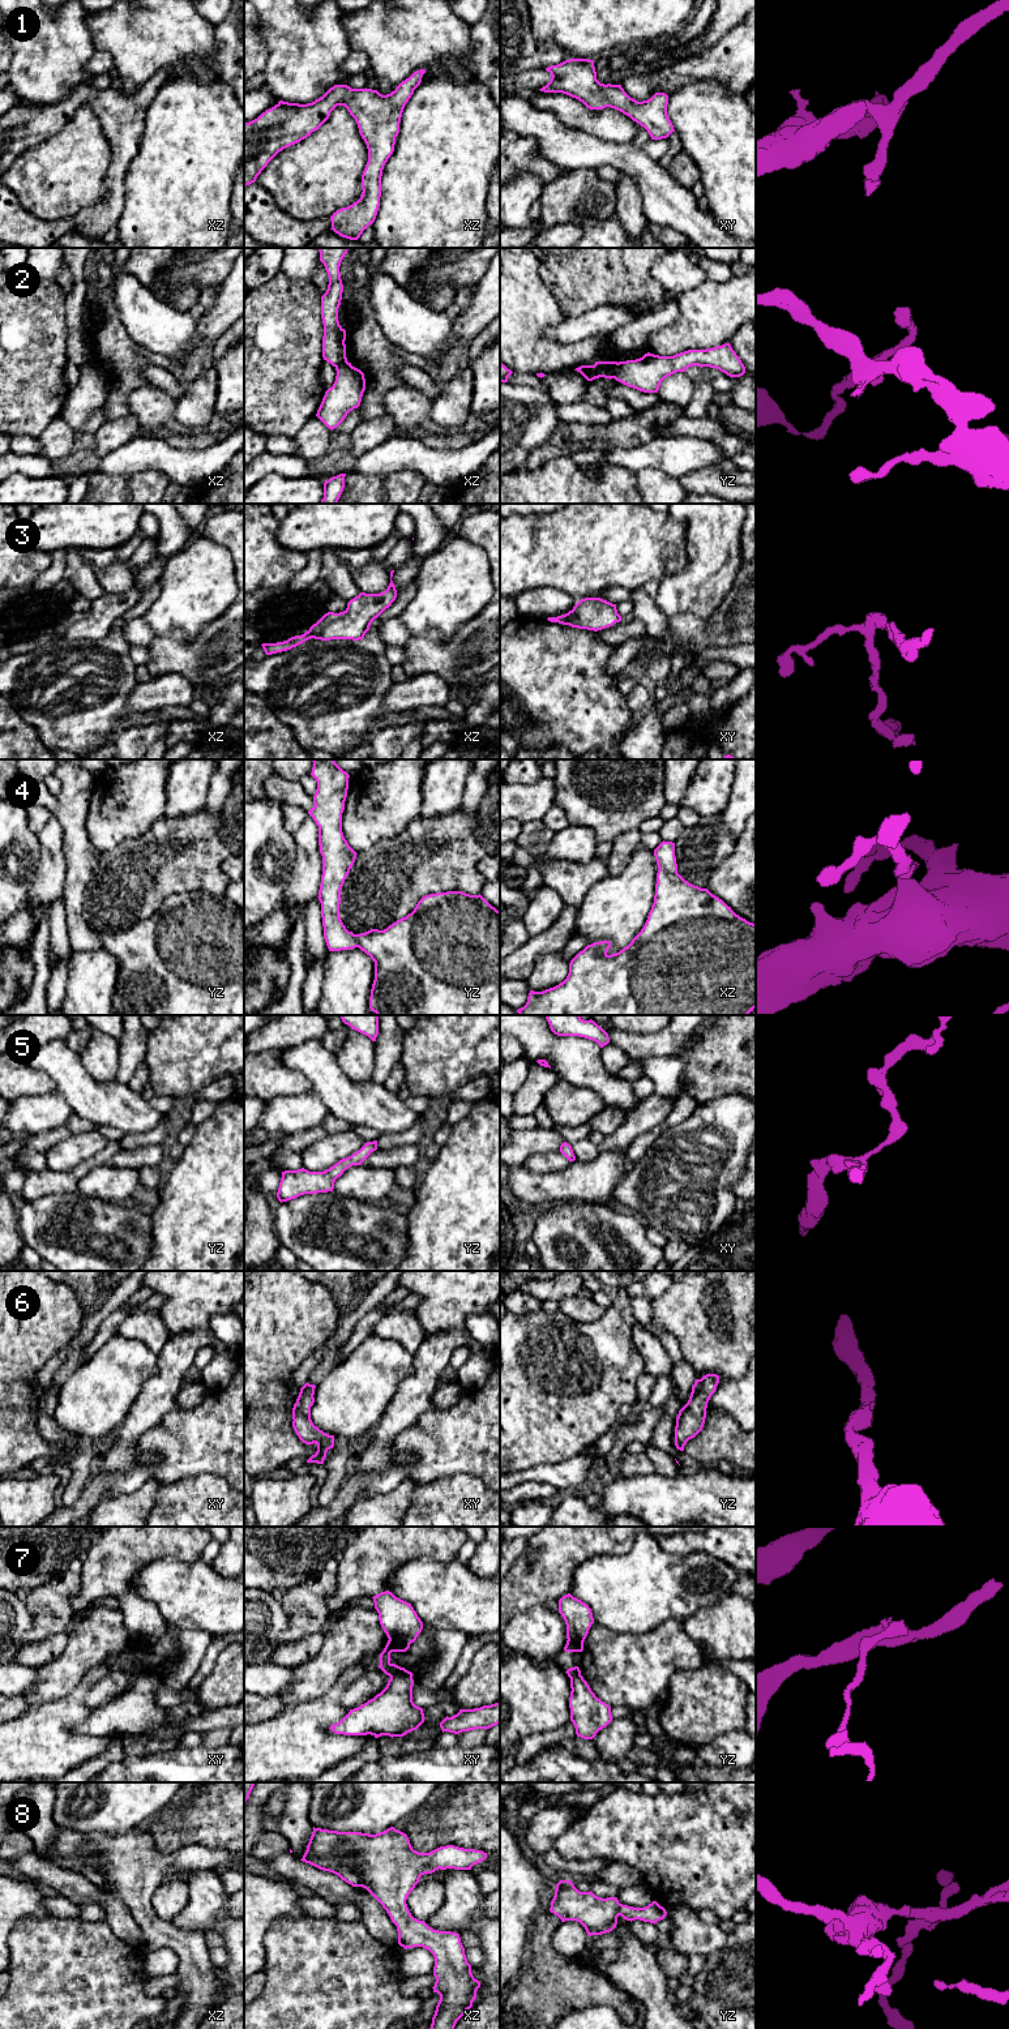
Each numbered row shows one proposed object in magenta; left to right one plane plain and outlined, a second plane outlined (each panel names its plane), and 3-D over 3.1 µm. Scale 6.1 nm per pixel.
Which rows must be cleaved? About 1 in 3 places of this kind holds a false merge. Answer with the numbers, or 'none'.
2, 7

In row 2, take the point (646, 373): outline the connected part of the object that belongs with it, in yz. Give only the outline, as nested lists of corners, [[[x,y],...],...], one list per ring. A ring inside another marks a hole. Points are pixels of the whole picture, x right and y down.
[[[730,343],[706,350],[688,350],[674,356],[645,354],[636,360],[619,361],[615,380],[644,393],[658,393],[660,382],[689,367],[717,368],[730,377],[740,377],[745,367]]]

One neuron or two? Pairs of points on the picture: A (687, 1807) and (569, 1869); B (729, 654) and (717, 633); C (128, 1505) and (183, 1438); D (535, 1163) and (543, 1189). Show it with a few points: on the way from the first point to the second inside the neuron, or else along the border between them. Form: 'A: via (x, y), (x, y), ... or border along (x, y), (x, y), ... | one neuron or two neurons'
A: border along (556, 1849), (568, 1860), (608, 1860), (611, 1862) | two neurons
B: border along (742, 643), (705, 647), (695, 655) | two neurons
C: border along (161, 1484), (148, 1479), (135, 1492), (122, 1494) | two neurons
D: border along (568, 1164), (550, 1172), (531, 1172), (522, 1165) | two neurons

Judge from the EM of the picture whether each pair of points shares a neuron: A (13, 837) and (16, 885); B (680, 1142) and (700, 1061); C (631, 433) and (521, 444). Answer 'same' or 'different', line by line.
A: same
B: different
C: different

